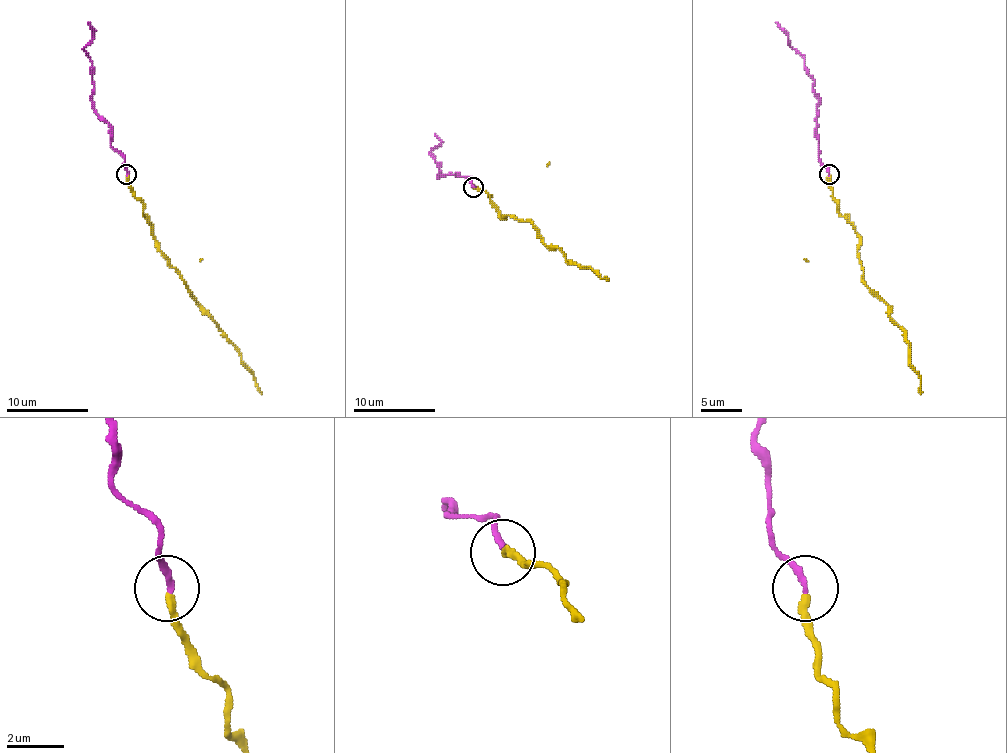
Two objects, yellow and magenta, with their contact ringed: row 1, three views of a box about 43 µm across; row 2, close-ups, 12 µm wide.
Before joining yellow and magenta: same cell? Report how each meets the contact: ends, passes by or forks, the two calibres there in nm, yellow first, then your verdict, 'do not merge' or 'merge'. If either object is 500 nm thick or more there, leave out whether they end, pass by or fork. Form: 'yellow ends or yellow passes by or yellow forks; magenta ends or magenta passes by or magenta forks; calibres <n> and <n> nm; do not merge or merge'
yellow ends; magenta ends; calibres 260 and 220 nm; do not merge

